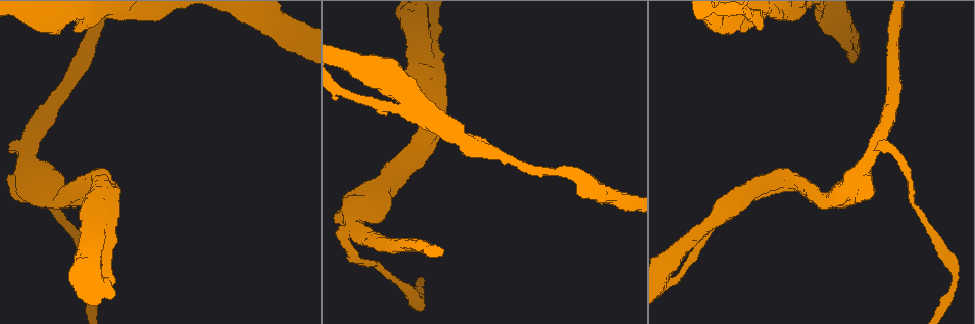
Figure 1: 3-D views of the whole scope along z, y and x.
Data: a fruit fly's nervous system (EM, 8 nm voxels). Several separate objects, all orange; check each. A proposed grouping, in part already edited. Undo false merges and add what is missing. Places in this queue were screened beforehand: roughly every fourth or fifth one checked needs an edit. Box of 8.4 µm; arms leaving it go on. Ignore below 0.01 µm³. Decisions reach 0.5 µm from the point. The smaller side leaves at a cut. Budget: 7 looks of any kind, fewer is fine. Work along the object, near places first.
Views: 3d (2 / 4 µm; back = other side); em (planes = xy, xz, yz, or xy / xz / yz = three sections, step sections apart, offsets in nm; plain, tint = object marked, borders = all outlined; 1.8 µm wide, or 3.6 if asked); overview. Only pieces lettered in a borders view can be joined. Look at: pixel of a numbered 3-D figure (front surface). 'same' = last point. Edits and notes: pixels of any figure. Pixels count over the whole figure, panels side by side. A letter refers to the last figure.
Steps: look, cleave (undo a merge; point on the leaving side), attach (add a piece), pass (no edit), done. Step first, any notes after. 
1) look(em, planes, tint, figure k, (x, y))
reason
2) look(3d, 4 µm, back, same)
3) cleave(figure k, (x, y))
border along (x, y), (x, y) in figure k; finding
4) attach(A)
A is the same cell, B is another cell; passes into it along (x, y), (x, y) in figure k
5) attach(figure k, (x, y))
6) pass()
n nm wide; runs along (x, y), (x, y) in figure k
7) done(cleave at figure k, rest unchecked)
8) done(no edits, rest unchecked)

look(3d, 4 µm, figure 1, (115, 219))
an open end

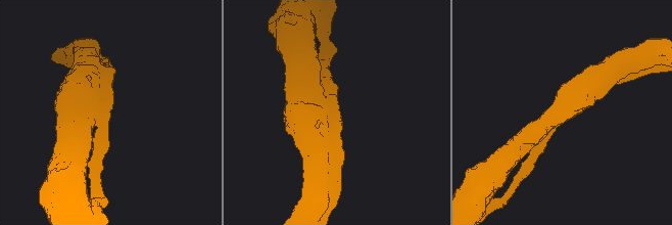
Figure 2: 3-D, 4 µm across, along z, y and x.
look(em, yz, step 4, borders, figure 2, (338, 110))

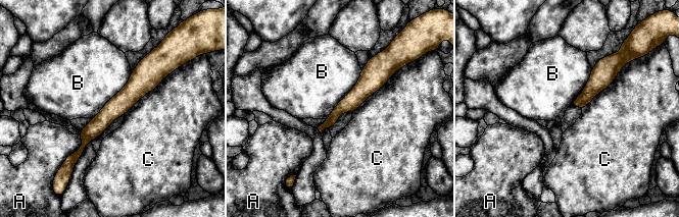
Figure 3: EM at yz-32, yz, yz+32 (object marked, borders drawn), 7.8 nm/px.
look(em, planes, borders, same)
another direction

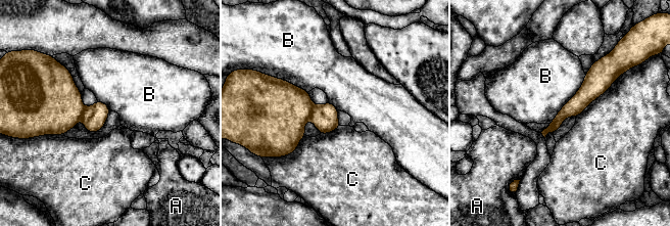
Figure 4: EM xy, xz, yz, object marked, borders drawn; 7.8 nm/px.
pass()
A, B and C are other cells; border along (585, 75), (578, 91), (548, 123) in figure 4; no lettered piece goes on from it

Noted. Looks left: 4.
look(em, planes, borders, figure 1, (25, 150))
three-way junction

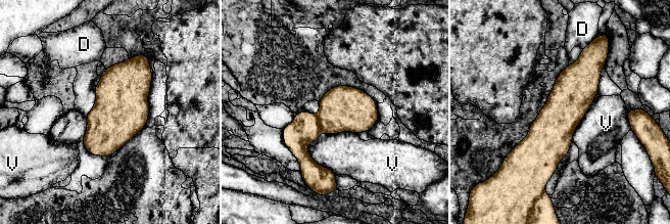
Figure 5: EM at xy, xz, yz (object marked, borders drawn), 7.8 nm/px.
pass()
D and V are other cells; continuous, no second neuron

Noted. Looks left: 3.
look(3d, 2 µm, figure 1, (742, 31))
free end

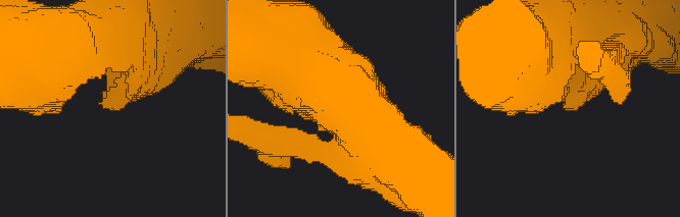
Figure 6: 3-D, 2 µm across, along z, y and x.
look(em, 3.6 µm, yz, step 8, borders, figure 6, (565, 106))

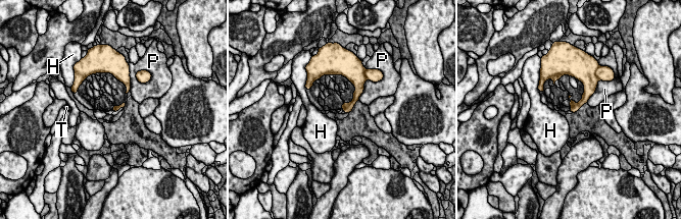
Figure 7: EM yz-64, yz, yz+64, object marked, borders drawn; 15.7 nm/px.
look(em, 3.6 µm, planes, borders, same)

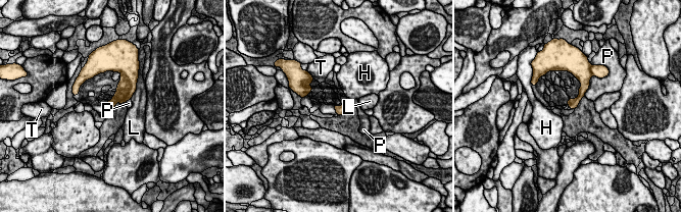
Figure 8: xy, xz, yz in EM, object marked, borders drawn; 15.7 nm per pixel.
pass()
H, L, P and T are other cells; runs along (587, 84), (572, 106) in figure 8; no lettered piece goes on from it

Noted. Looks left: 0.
done(no edits, rest unchecked)

